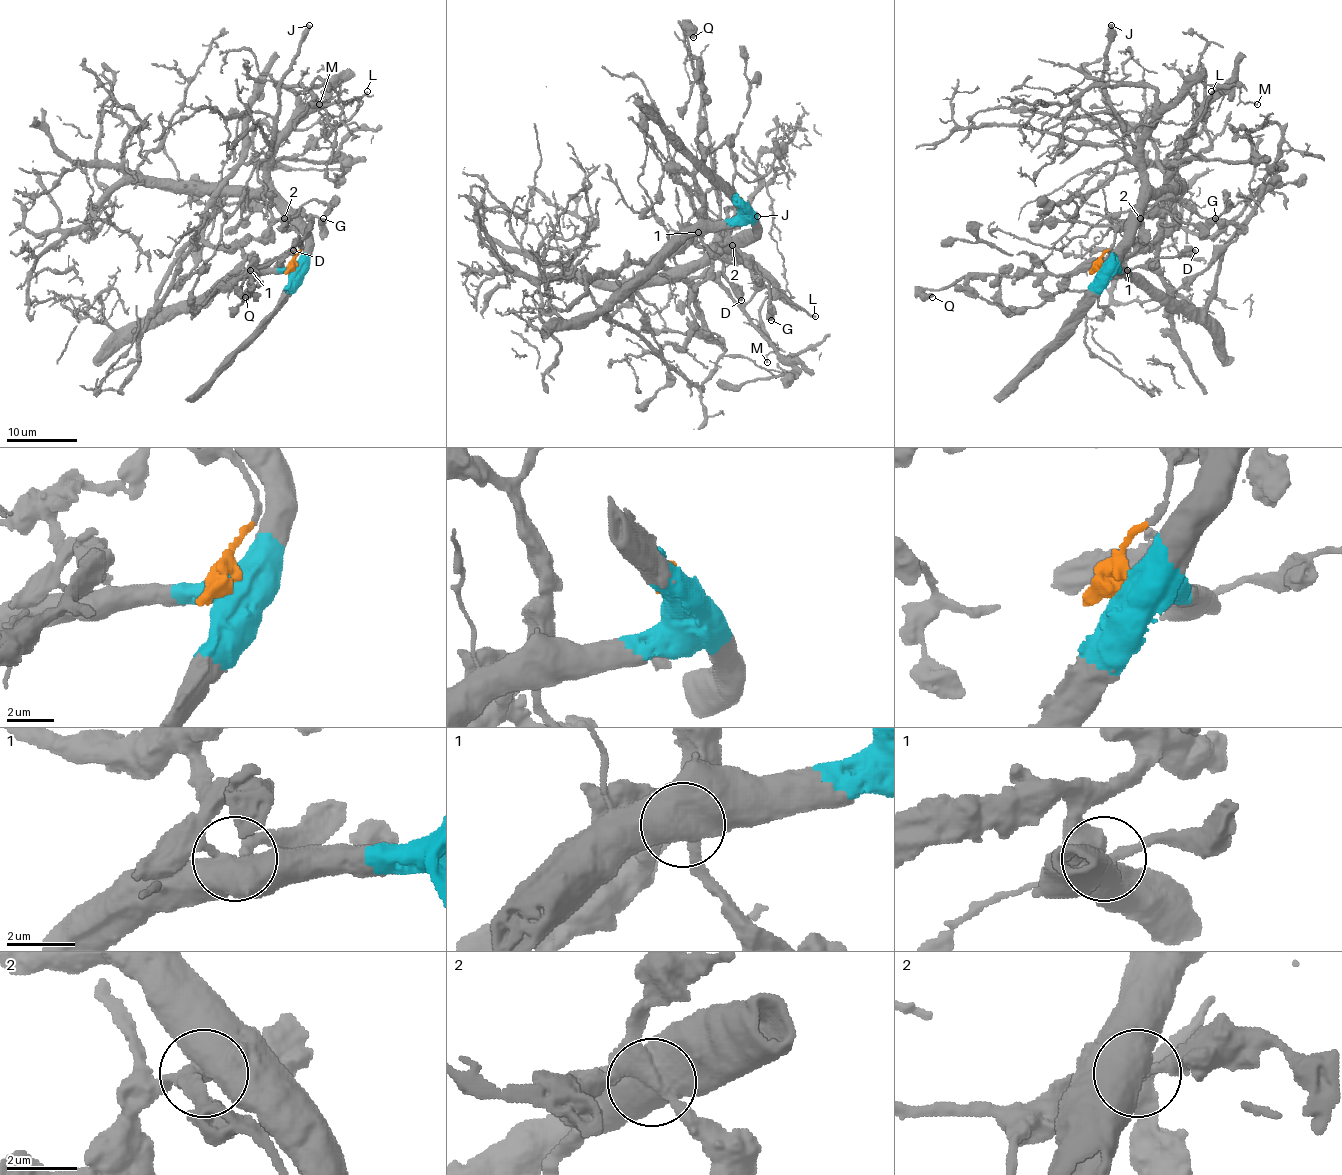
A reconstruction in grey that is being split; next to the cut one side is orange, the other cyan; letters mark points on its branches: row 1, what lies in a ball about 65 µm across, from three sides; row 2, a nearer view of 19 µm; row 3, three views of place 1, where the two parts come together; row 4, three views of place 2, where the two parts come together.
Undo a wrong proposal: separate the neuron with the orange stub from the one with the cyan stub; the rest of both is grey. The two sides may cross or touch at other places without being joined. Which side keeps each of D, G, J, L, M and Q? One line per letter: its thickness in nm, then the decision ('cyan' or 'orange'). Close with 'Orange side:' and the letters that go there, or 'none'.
D: 650 nm | orange
G: 600 nm | orange
J: 550 nm | cyan
L: 200 nm | orange
M: 140 nm | cyan
Q: 600 nm | orange
Orange side: D, G, L, Q

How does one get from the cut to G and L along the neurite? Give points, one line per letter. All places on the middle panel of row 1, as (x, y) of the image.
G: (739, 204), (750, 218), (743, 220), (731, 232), (731, 243), (750, 271), (768, 282), (771, 320)
L: (739, 204), (750, 218), (718, 245), (659, 252), (652, 262), (713, 278), (738, 303), (775, 289), (815, 317)

